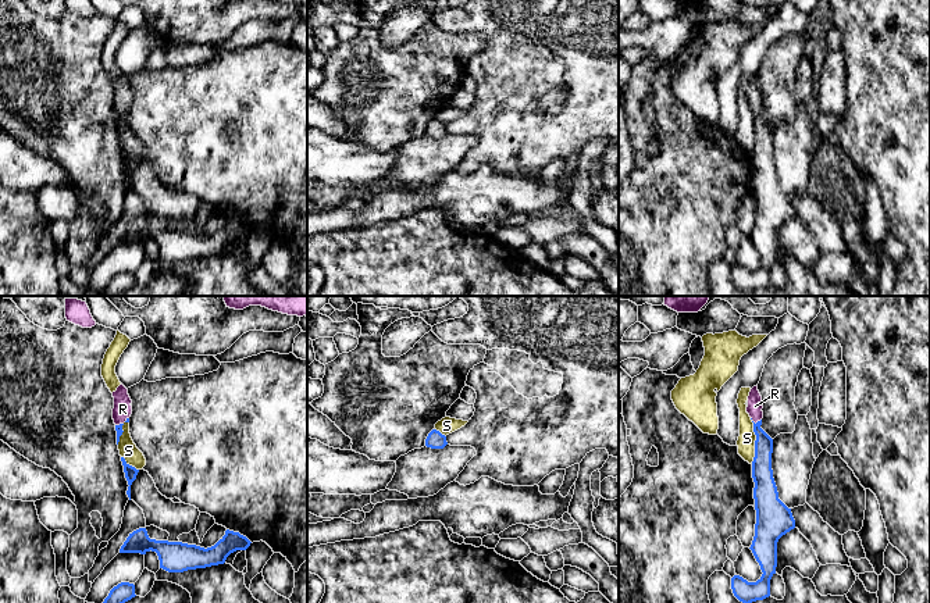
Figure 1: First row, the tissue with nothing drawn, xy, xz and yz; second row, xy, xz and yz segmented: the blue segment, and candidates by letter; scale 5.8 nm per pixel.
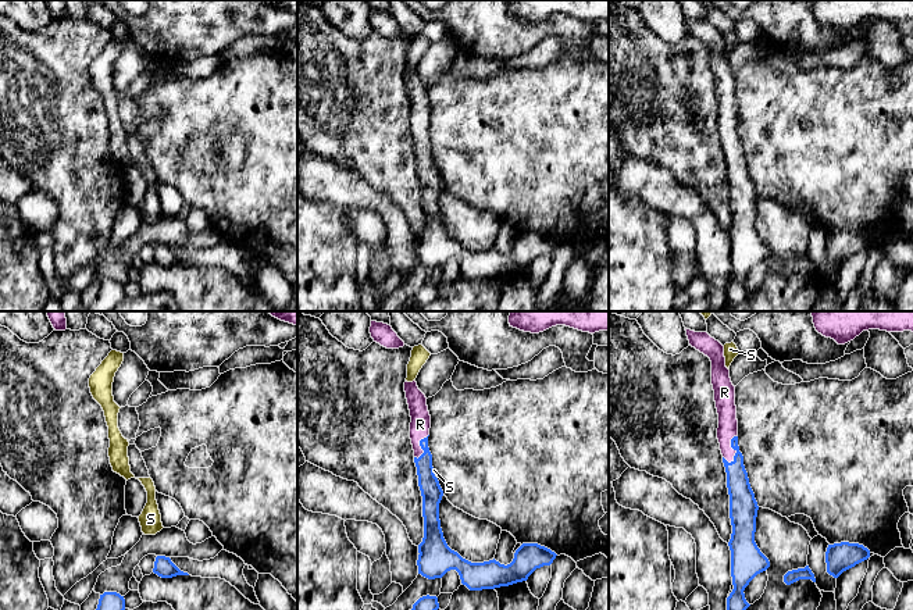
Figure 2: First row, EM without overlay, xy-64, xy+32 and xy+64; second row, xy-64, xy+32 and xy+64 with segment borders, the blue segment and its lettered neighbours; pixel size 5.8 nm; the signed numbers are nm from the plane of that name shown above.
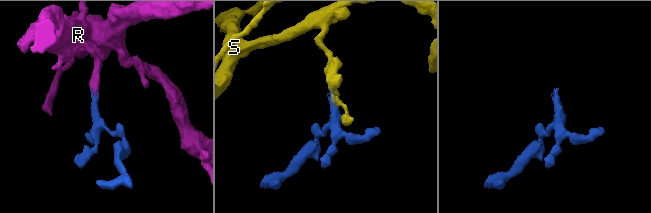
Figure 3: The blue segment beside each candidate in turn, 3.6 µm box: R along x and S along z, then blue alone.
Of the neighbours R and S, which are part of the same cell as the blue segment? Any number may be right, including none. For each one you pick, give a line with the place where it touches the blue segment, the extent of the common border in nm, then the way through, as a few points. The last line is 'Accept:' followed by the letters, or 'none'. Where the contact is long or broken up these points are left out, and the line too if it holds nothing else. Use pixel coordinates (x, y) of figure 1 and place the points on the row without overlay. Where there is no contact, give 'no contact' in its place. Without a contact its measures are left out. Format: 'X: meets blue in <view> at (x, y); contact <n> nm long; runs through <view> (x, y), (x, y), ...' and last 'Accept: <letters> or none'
R: meets blue in yz at (754, 111); contact 70 nm long; runs through yz (763, 134), (763, 128), (754, 111), (755, 95)
Accept: R

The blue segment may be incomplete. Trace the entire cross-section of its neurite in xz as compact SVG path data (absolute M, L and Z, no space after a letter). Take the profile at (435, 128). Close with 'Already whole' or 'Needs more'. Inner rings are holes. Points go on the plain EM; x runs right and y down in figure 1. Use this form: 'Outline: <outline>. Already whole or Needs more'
Outline: M432 118L425 128L425 135L431 138L443 138L446 133L446 125L437 118Z. Already whole

